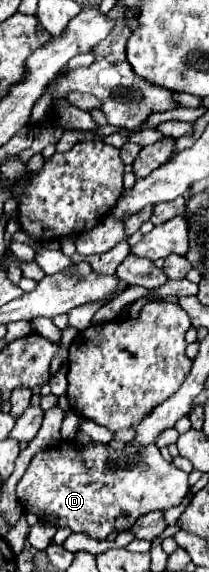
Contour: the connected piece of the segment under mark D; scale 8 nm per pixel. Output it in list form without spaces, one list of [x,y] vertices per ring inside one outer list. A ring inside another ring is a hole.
[[[60,442],[38,452],[16,484],[20,506],[40,514],[48,524],[68,526],[72,532],[106,540],[114,528],[126,532],[140,516],[178,506],[188,494],[188,474],[166,462],[154,444],[144,450],[124,448],[120,452],[104,444],[74,444],[72,448],[70,454],[70,442]]]

